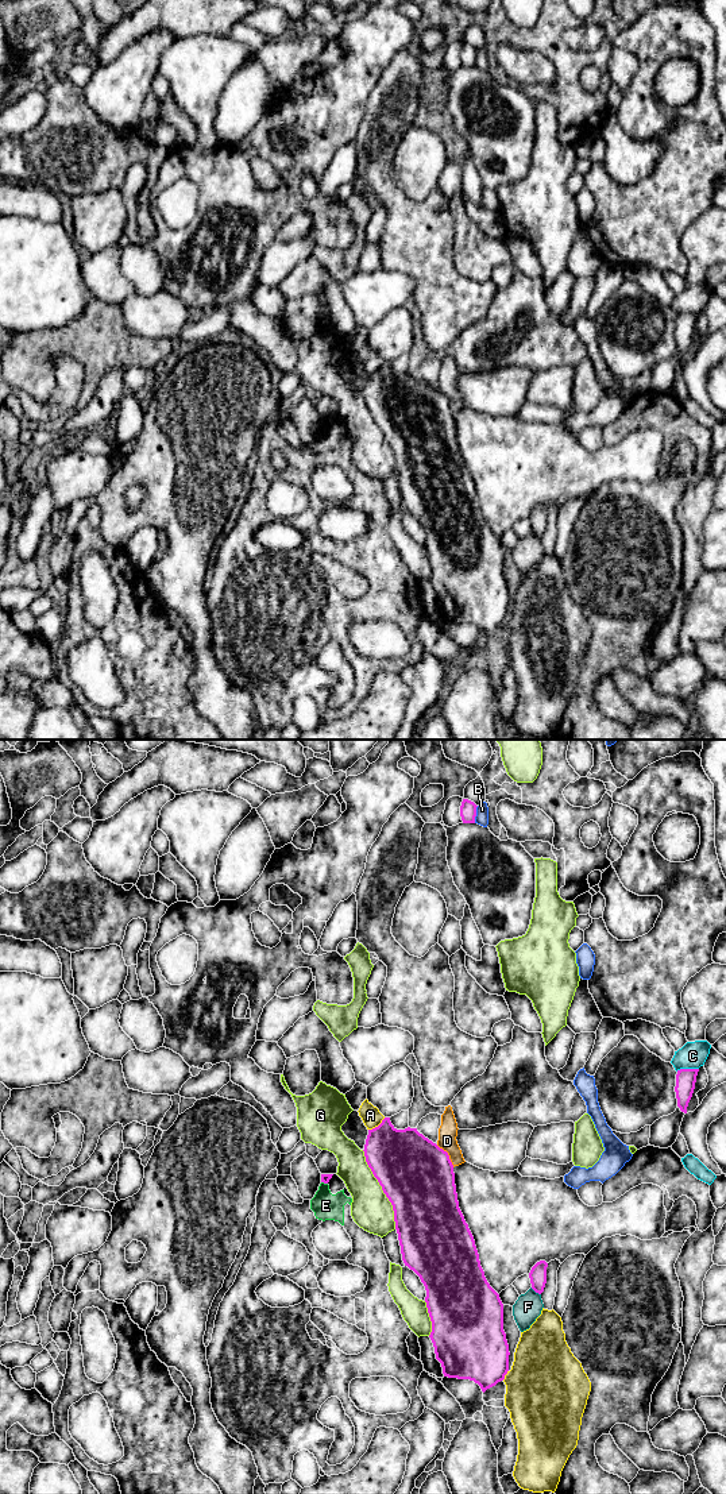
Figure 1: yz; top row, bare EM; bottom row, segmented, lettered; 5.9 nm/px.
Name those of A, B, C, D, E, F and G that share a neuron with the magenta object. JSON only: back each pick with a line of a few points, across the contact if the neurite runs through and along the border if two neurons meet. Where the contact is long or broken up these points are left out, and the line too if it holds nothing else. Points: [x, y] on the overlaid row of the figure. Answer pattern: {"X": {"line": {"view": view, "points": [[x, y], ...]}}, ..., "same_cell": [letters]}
{"same_cell": []}

